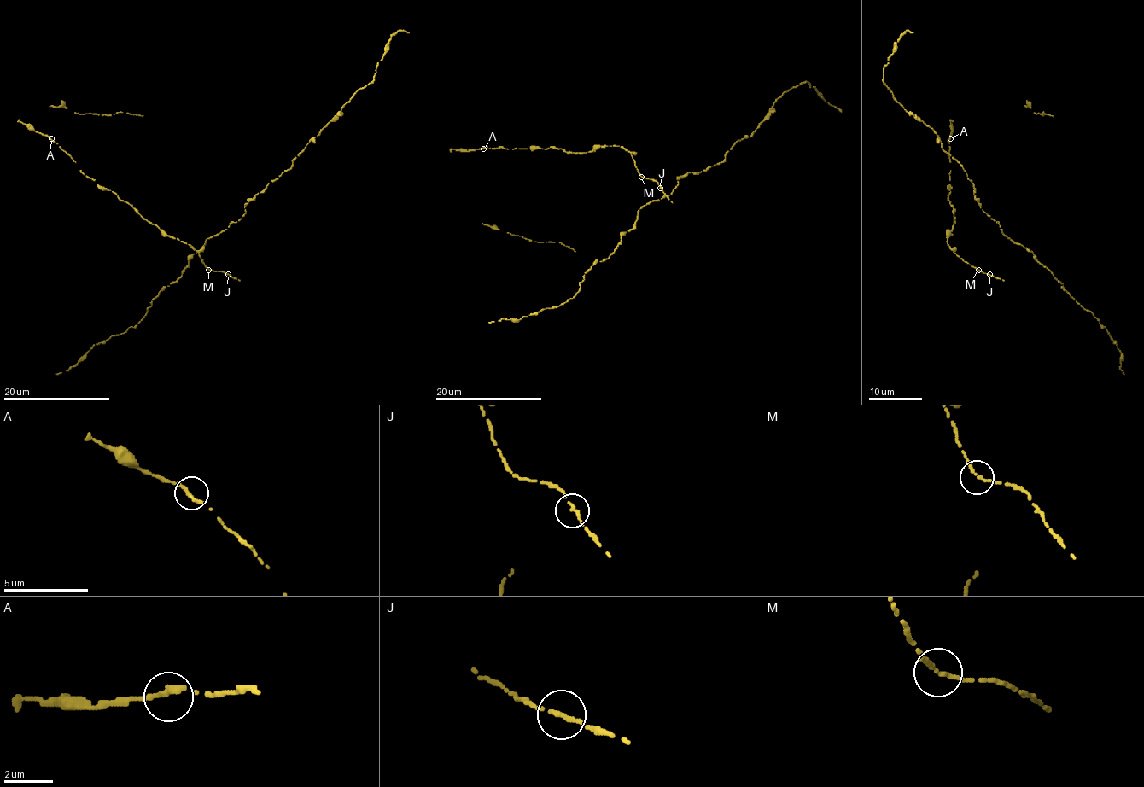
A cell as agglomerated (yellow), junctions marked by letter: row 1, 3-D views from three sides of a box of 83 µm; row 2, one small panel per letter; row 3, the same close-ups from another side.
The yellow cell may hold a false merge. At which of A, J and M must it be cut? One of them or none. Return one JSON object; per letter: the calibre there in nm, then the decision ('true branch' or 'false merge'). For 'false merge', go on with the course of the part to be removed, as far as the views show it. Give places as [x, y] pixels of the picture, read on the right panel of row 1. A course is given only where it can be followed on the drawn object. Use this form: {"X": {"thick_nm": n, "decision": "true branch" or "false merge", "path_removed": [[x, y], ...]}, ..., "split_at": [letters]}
{"A": {"thick_nm": 260, "decision": "true branch"}, "J": {"thick_nm": 190, "decision": "true branch"}, "M": {"thick_nm": 170, "decision": "true branch"}, "split_at": []}

